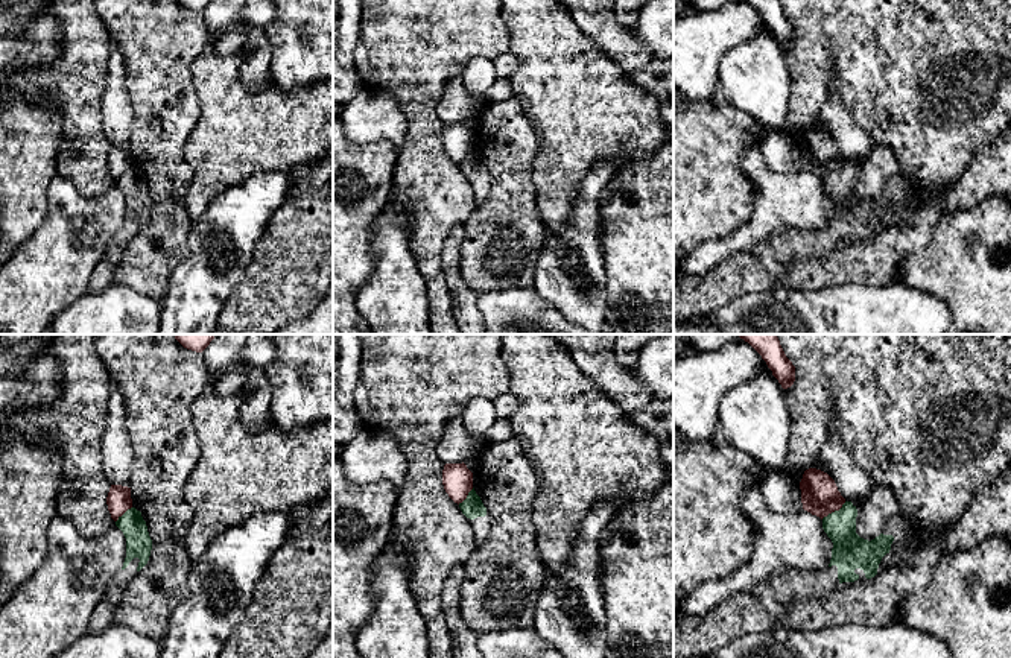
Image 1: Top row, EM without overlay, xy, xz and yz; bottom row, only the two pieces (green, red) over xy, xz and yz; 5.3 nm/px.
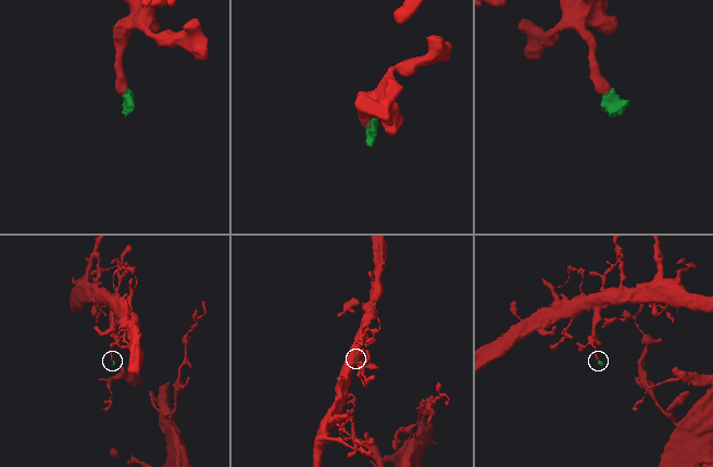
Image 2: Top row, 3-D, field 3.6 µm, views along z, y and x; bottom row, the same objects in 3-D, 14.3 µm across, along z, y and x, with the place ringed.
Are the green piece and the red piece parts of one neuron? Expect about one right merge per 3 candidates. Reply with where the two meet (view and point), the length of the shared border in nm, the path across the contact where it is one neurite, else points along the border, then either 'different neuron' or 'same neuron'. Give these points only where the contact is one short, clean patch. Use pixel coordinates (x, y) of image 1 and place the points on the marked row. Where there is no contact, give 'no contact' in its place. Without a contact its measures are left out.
yz (835, 511) | 160 nm | along yz (846, 502), (821, 518) | different neuron

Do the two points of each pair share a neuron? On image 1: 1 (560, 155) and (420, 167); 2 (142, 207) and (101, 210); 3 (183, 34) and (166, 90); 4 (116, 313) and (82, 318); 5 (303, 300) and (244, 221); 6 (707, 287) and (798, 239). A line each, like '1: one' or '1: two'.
1: two
2: two
3: one
4: one
5: two
6: one

